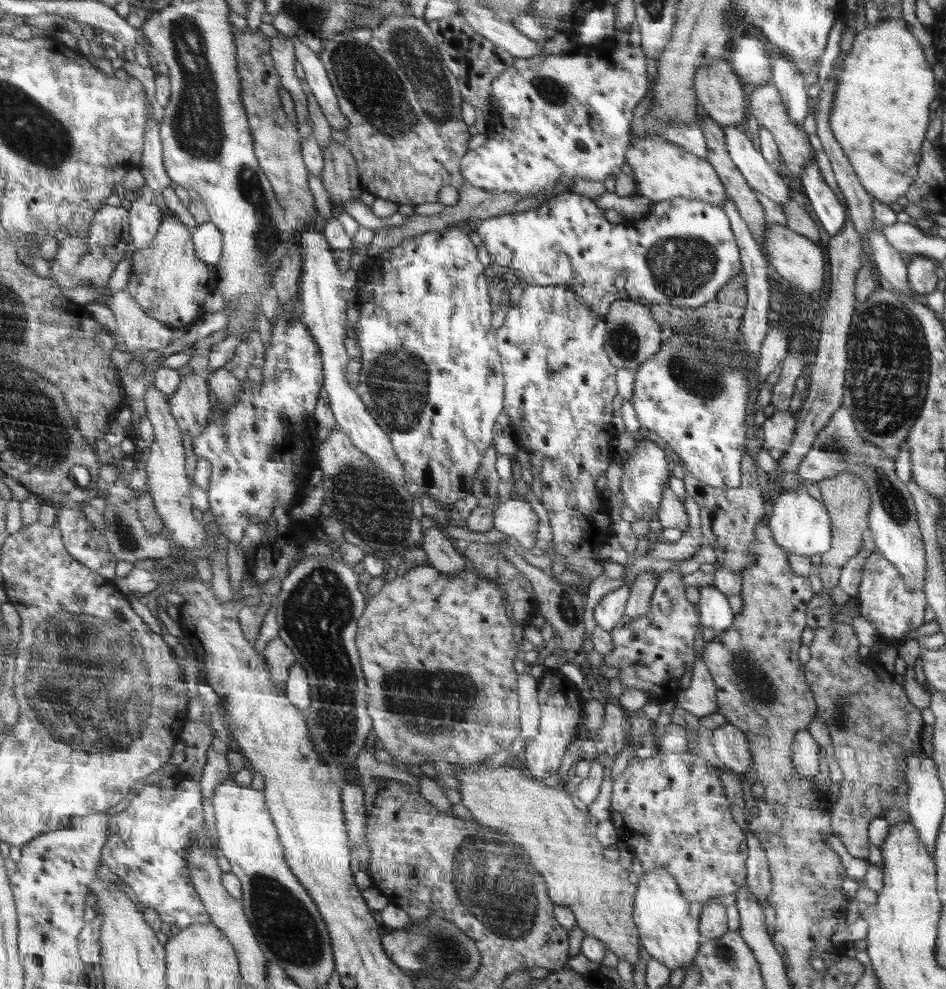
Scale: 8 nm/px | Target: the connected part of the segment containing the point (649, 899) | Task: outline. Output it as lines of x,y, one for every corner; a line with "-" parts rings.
655,868
640,876
634,920
641,932
642,944
651,958
664,963
671,972
677,968
686,972
700,948
700,941
703,940
699,929
703,908
710,903
729,907
735,904
736,894
694,904
693,901
685,899
684,894
680,894
680,886
672,875
666,869

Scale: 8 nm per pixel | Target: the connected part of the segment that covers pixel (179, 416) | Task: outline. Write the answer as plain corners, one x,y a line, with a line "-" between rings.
193,372
183,376
181,387
169,400
174,418
181,424
182,432
193,439
204,430
212,410
208,388
205,374

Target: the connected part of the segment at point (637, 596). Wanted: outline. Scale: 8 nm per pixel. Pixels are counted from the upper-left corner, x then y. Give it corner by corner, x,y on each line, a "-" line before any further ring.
645,571
635,577
635,581
630,588
625,614
618,627
621,627
623,624
628,624
628,622
646,614
646,611
650,608
656,586
657,580
653,571

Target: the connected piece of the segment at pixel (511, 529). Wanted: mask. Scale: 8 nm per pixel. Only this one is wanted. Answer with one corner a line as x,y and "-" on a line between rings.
514,495
507,501
502,501
494,510
493,528
498,532
516,538
520,545
529,551
536,540
538,516
526,502
524,495

